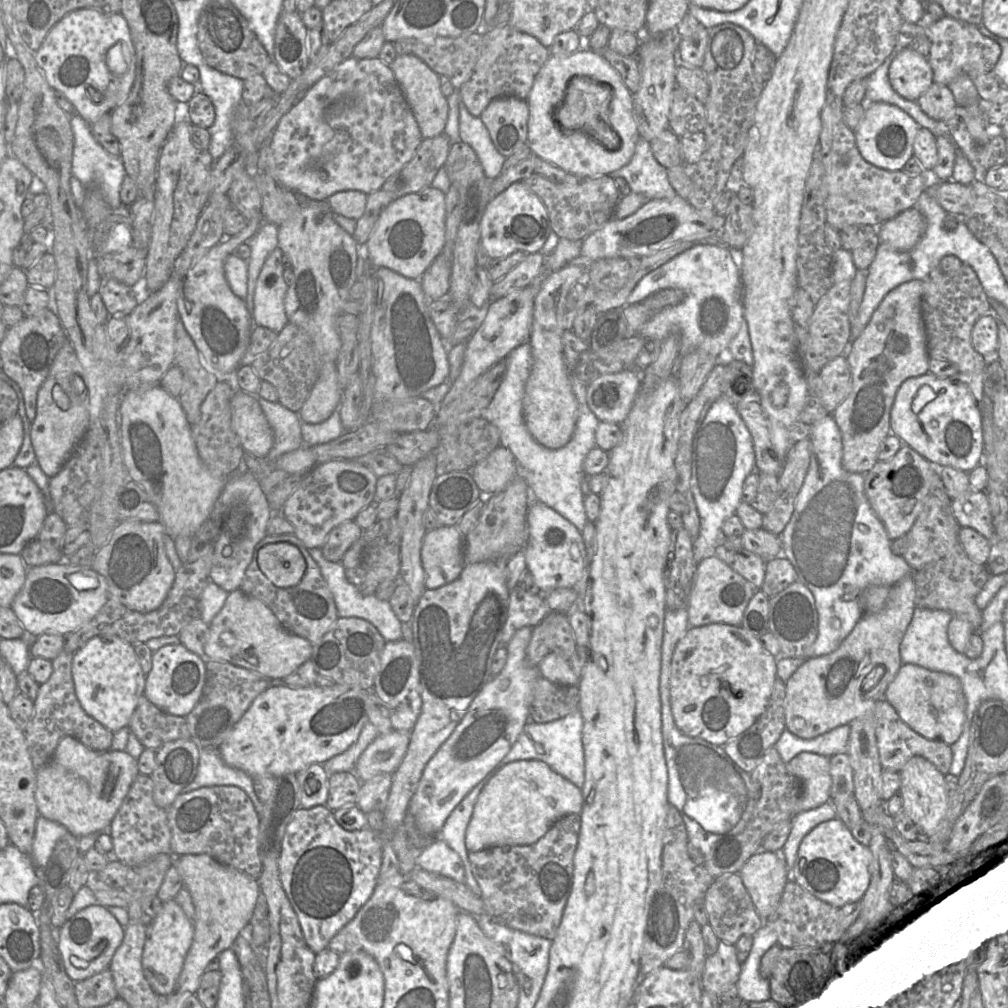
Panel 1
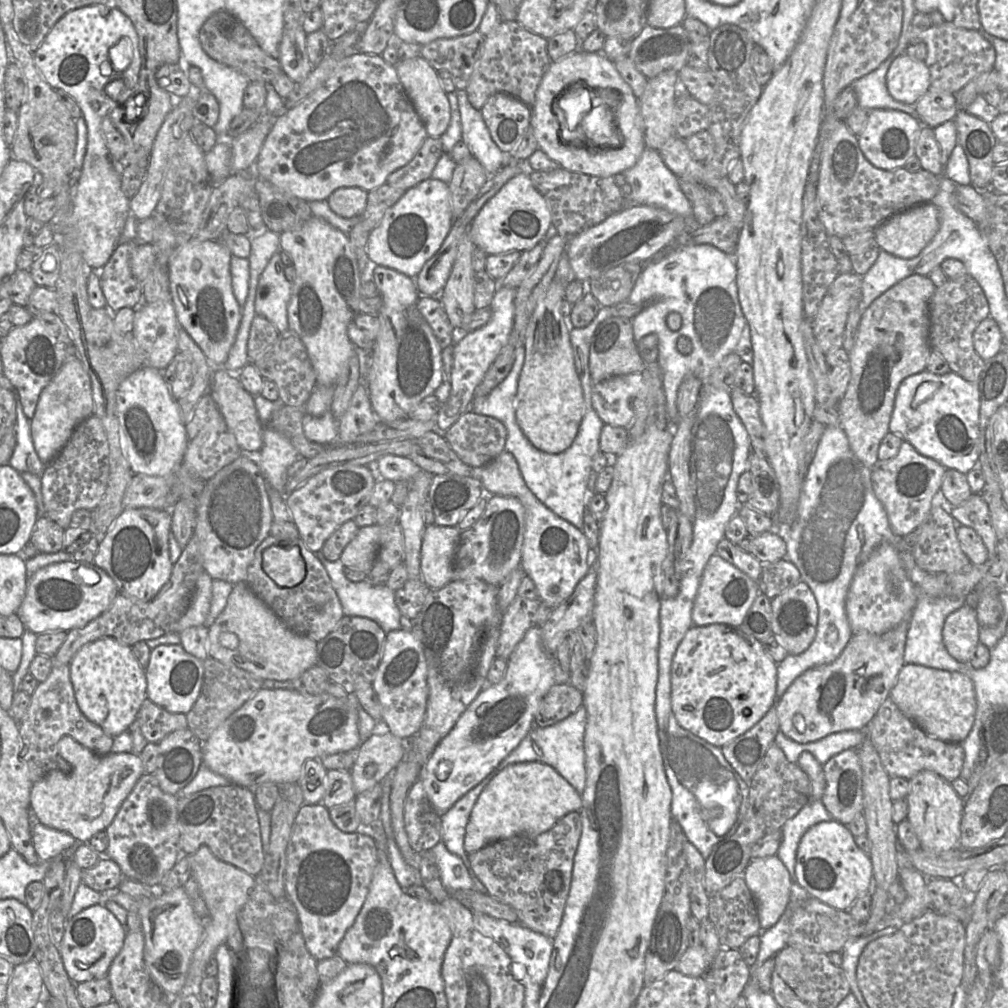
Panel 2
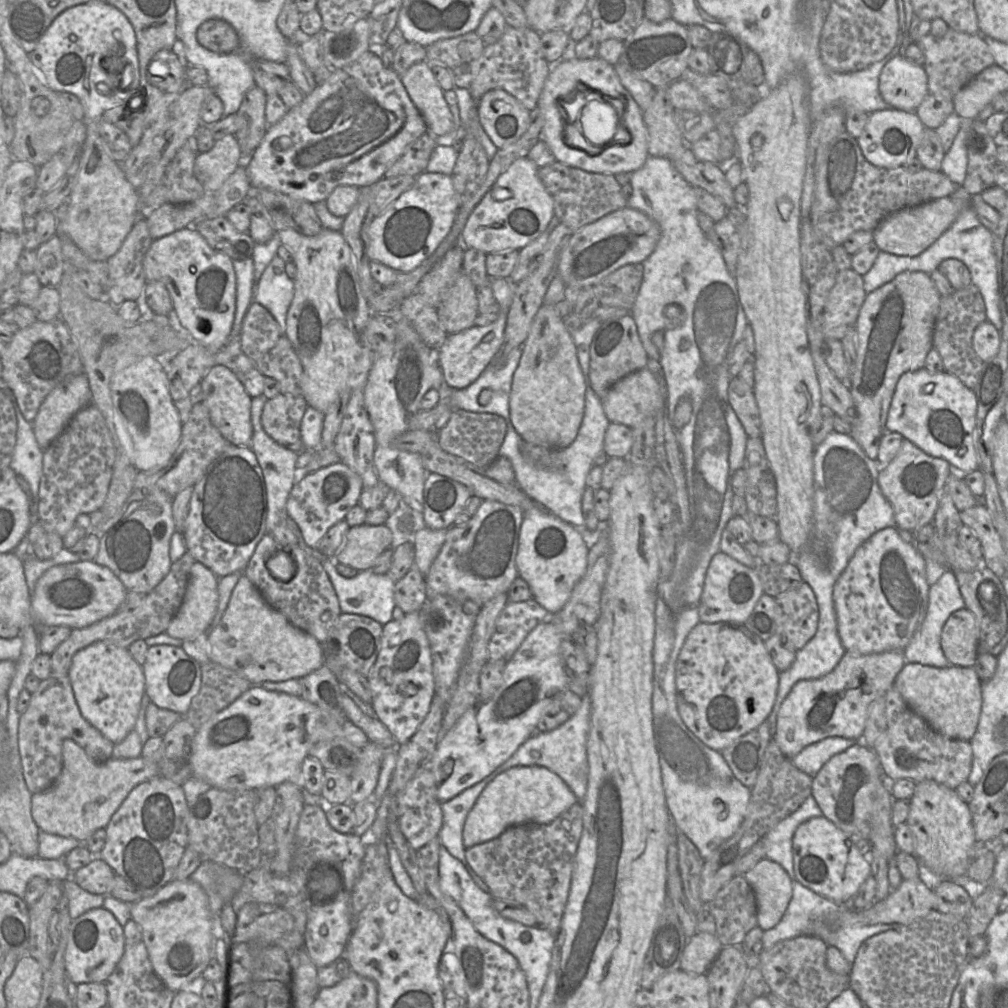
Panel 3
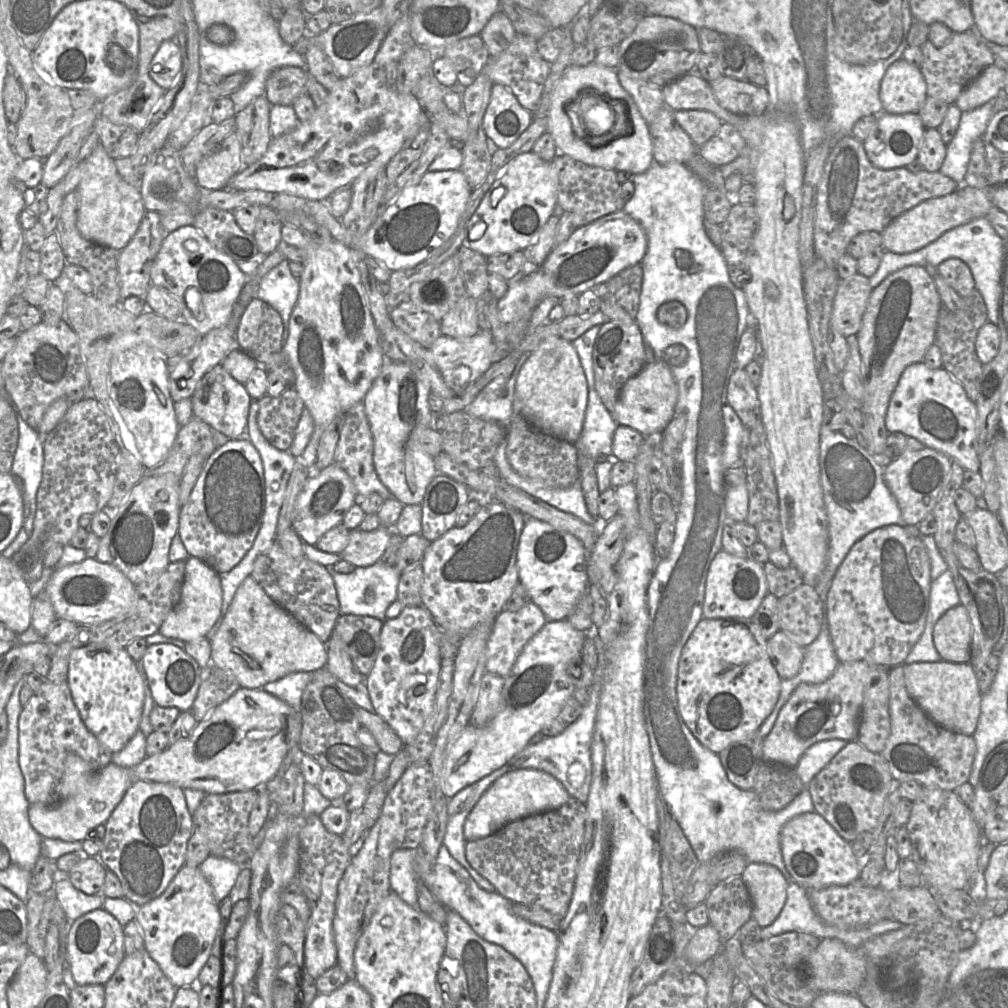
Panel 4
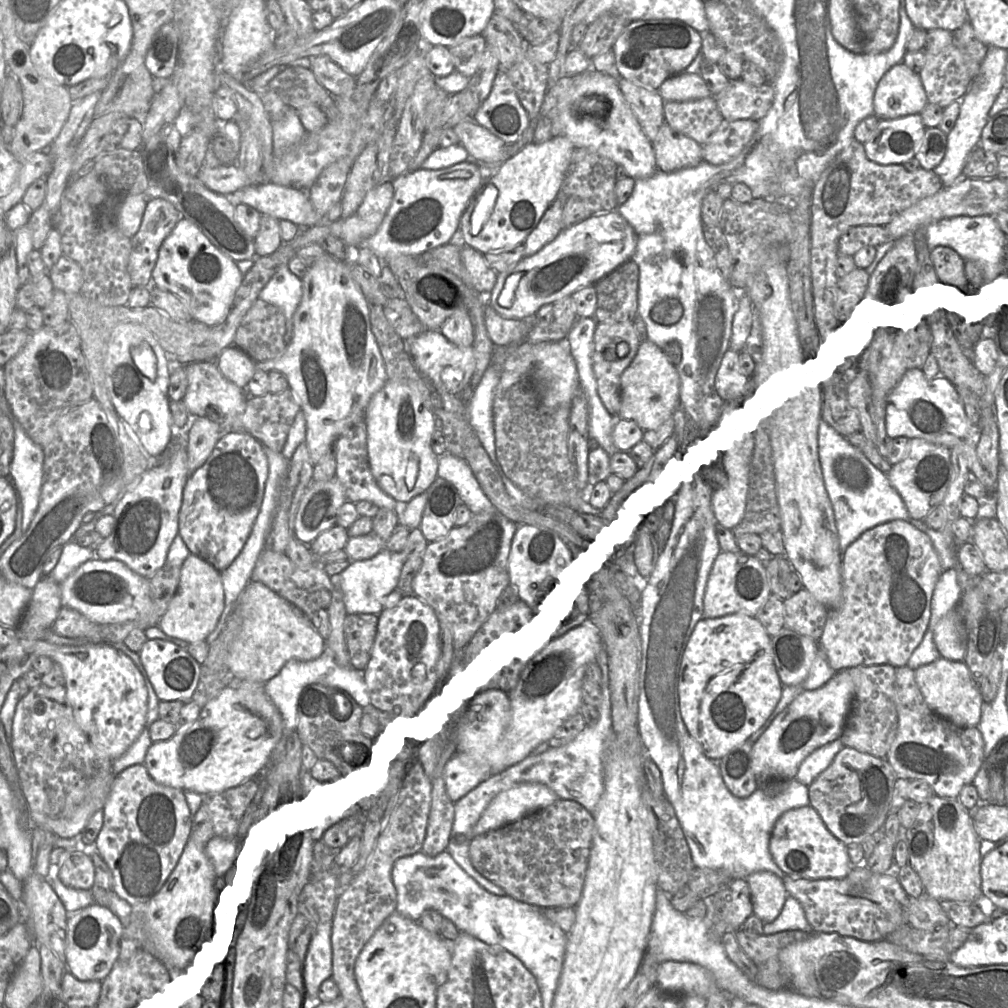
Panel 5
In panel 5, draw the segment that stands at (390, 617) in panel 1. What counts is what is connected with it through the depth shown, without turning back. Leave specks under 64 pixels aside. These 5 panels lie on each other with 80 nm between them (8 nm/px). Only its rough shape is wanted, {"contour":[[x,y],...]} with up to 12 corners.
{"contour":[[385,548],[332,578],[347,614],[379,616],[405,559]]}

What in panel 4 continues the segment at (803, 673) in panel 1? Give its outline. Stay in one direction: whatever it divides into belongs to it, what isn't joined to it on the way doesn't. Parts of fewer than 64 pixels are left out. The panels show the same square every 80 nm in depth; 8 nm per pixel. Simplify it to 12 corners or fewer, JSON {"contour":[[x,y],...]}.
{"contour":[[840,663],[801,683],[763,739],[795,768],[829,739],[856,741],[864,691],[886,667]]}

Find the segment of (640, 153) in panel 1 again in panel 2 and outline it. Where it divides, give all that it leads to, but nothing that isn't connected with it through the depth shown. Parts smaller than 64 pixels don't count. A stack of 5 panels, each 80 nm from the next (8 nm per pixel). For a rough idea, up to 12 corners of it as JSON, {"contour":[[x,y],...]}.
{"contour":[[645,146],[622,174],[625,206],[652,205],[685,219],[692,203],[658,150]]}

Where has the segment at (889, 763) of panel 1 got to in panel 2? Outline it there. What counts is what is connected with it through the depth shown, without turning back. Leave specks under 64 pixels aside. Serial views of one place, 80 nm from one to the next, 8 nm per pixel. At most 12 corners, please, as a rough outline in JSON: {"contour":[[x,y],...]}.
{"contour":[[890,697],[865,732],[890,778],[960,777],[961,744],[929,736]]}

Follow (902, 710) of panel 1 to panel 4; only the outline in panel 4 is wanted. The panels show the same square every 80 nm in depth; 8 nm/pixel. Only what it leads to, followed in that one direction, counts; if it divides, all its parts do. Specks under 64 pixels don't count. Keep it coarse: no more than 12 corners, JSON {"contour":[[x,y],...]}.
{"contour":[[969,663],[904,664],[939,726],[973,736],[982,695]]}

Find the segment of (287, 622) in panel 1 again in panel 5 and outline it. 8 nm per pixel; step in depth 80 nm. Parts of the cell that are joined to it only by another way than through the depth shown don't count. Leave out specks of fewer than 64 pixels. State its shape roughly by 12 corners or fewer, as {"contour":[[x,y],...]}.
{"contour":[[266,547],[252,579],[294,606],[326,641],[333,579]]}

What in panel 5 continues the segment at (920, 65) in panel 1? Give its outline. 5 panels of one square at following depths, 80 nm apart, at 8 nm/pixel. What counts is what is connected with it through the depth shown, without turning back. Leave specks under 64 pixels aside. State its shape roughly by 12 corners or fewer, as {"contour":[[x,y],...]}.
{"contour":[[902,61],[879,81],[874,114],[898,119],[927,103],[919,74]]}

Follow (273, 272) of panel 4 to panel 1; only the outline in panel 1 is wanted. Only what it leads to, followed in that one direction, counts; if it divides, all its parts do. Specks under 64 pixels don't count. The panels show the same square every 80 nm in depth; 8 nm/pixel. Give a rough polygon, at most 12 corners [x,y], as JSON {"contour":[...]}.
{"contour":[[283,252],[267,257],[256,282],[253,322],[280,333],[289,322]]}

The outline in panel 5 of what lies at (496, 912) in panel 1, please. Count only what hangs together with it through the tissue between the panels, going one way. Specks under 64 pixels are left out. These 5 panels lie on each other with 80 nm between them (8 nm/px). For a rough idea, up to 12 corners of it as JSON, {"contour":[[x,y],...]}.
{"contour":[[559,798],[473,837],[480,874],[518,901],[574,907],[593,815]]}

